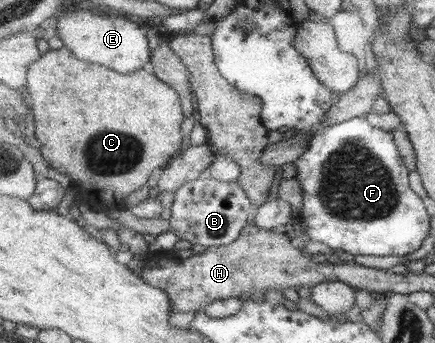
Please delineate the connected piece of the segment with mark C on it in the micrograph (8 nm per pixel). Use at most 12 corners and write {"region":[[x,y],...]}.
{"region":[[64,45],[30,67],[36,137],[128,197],[183,149],[180,94]]}

